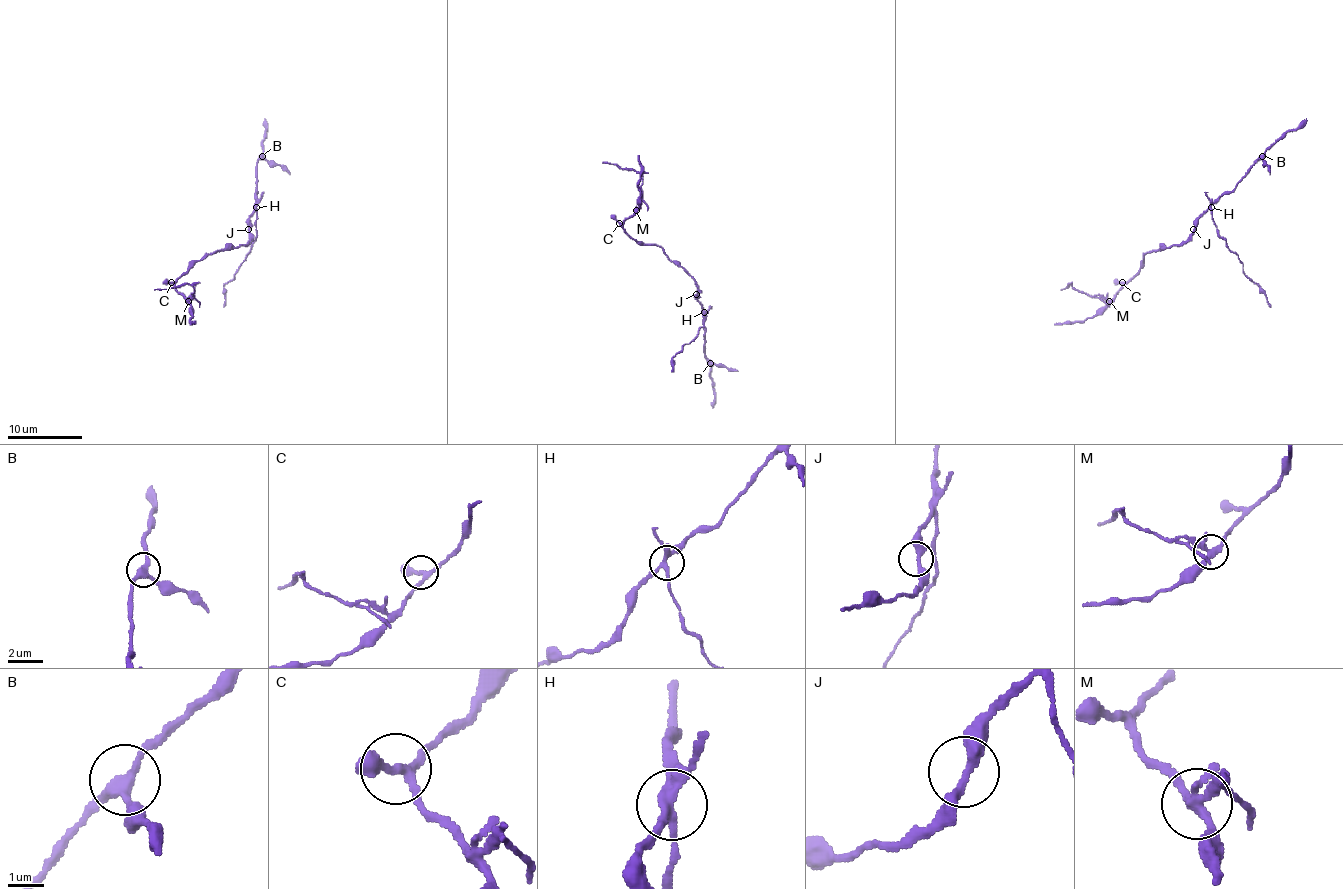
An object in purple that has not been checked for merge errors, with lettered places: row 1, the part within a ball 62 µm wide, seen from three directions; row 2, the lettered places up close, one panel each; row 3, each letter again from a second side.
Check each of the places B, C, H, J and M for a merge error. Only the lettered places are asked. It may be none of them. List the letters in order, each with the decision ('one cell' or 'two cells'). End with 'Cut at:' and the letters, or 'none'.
B: one cell
C: one cell
H: two cells
J: one cell
M: one cell
Cut at: H

